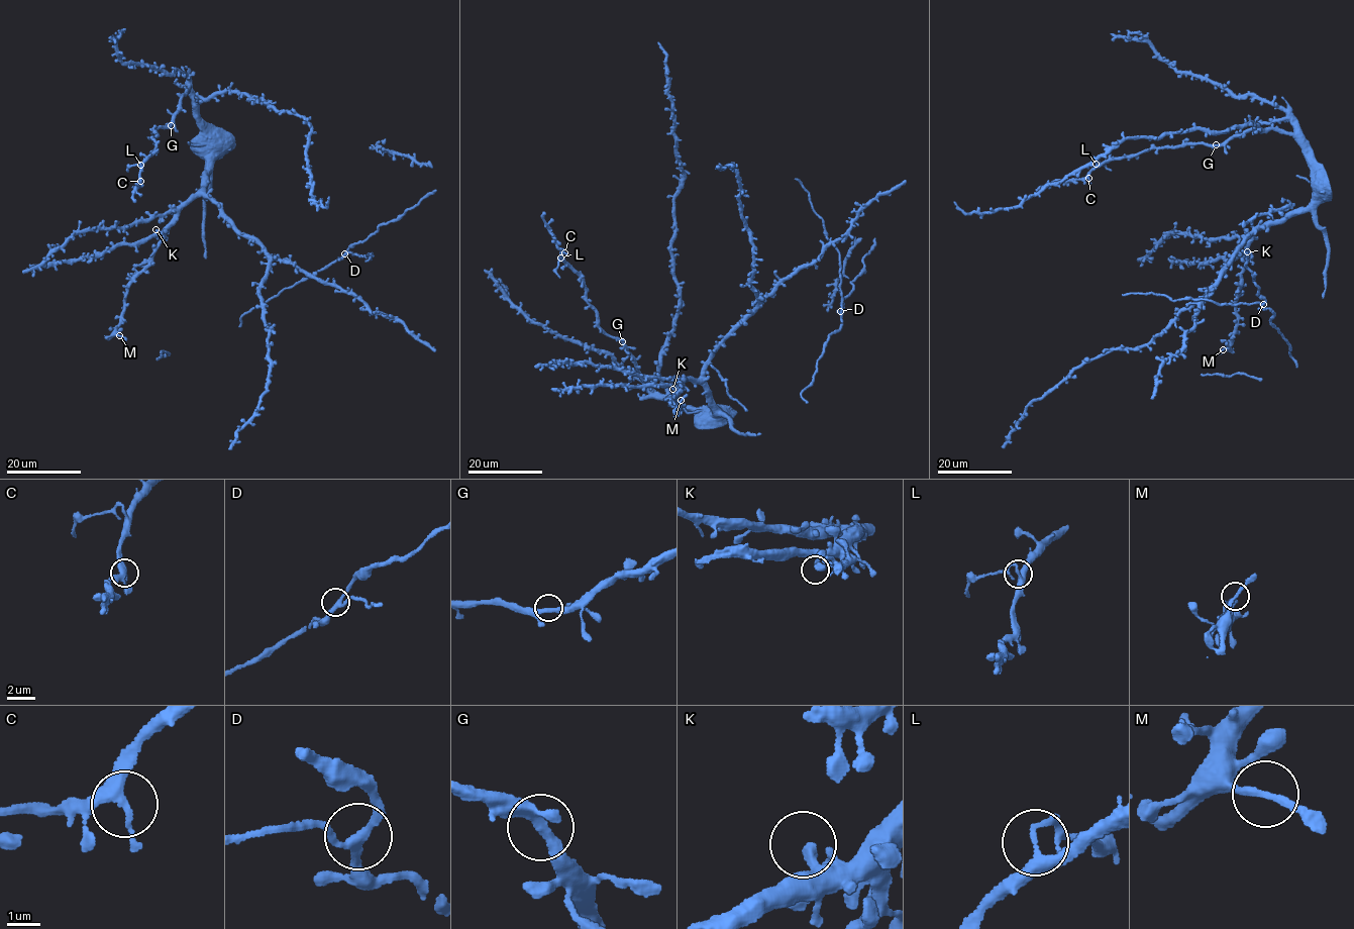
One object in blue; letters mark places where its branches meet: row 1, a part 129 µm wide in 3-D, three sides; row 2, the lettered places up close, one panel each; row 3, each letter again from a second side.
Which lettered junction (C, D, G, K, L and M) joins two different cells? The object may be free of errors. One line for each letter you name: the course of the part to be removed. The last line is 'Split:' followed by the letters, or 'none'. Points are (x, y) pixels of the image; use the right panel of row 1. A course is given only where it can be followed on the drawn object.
L: foreign part runs (1096, 164), (1099, 162), (1111, 170)
Split: L

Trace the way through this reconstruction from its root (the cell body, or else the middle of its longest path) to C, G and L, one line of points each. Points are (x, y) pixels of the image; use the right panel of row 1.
C: (1259, 228), (1300, 211), (1315, 193), (1315, 166), (1289, 121), (1263, 122), (1220, 144), (1112, 158), (1088, 178)
G: (1259, 228), (1300, 211), (1315, 193), (1315, 166), (1296, 139), (1293, 124), (1283, 120), (1263, 122), (1216, 144)
L: (1259, 228), (1300, 211), (1315, 193), (1315, 166), (1289, 121), (1263, 122), (1220, 144), (1152, 147), (1096, 164)

